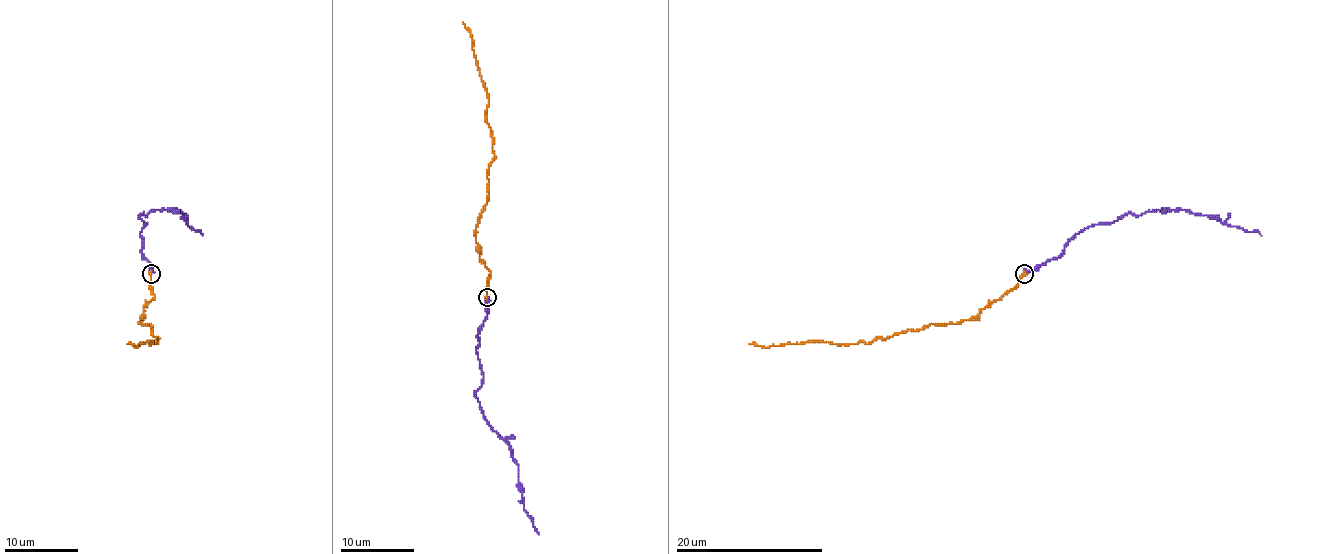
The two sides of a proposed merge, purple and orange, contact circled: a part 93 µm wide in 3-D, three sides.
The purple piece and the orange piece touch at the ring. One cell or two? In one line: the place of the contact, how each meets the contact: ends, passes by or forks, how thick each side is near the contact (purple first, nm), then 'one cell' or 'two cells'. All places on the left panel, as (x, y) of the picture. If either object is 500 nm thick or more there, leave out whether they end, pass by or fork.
place (151, 273); purple ends; orange ends; calibres 440 and 240 nm; two cells

